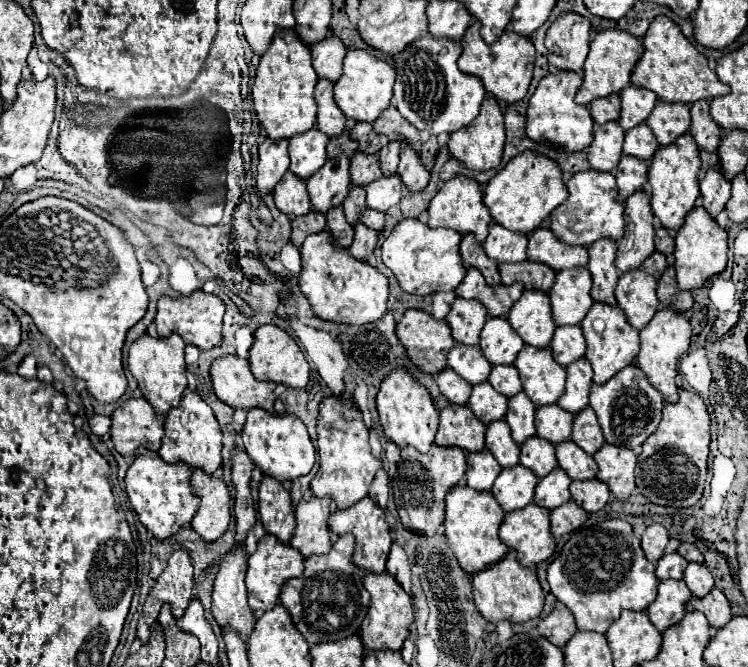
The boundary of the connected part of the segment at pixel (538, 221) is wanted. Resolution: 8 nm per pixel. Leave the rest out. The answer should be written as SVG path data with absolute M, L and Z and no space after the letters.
M532 151L516 155L500 173L488 181L484 189L484 205L488 207L492 221L524 235L534 233L566 197L568 191L562 181L560 167L552 159L536 155Z

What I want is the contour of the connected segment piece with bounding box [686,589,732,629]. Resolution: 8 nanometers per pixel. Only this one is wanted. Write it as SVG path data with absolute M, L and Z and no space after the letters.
M712 589L706 597L698 599L698 597L692 597L688 603L686 603L686 611L702 611L708 619L708 623L714 627L714 629L720 629L724 627L730 619L732 619L732 613L730 613L730 605L728 605L728 599L724 597L724 593L720 589Z

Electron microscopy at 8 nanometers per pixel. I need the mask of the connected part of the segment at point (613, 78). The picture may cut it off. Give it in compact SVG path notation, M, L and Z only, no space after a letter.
M618 29L600 31L594 37L594 41L590 43L590 53L584 63L584 81L576 93L576 103L590 107L590 103L594 99L602 99L612 93L620 93L624 87L630 85L630 73L640 57L642 57L642 43L636 37L632 37L630 33L618 31Z

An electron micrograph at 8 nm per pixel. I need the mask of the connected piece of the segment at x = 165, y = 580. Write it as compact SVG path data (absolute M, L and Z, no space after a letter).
M180 549L170 555L168 567L156 579L156 585L148 593L146 603L144 603L144 611L138 619L136 637L142 641L142 645L148 643L150 627L156 623L162 605L168 603L172 607L174 619L180 619L184 615L188 603L192 601L192 587L194 587L192 569L194 567L190 563L188 551Z

